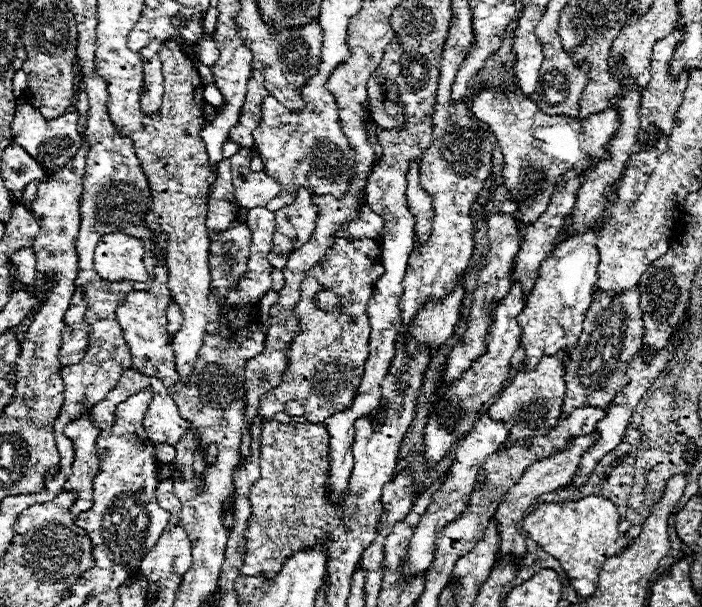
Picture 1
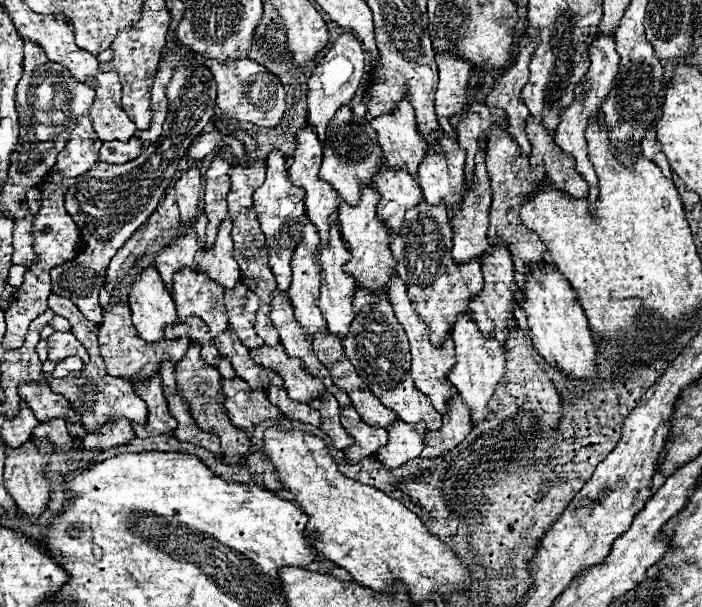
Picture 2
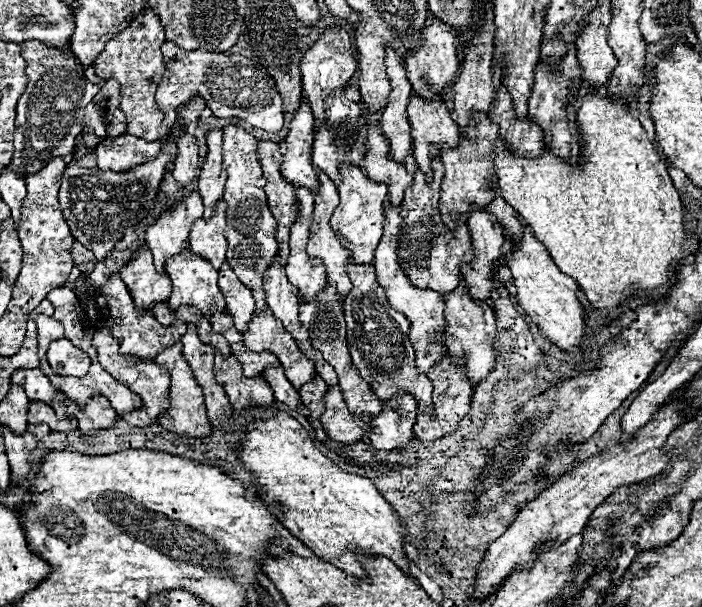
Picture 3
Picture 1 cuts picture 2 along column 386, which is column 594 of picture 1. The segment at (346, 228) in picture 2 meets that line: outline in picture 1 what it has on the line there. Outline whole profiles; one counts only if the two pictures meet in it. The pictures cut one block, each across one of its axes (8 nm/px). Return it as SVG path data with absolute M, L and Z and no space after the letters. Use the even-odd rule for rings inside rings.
M592 228L586 234L570 236L568 240L554 246L548 260L540 264L538 280L532 286L526 308L518 314L518 324L522 328L522 348L526 370L536 368L536 360L542 356L558 354L560 350L574 350L578 346L578 336L582 332L584 312L592 304L596 272L598 272L598 248L596 248L596 230Z

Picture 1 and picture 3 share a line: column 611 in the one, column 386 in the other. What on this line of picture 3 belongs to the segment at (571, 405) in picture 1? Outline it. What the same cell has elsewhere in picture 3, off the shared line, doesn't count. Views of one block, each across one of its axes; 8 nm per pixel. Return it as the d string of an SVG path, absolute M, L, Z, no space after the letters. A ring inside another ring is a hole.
M348 262L346 266L352 290L344 298L344 320L346 320L346 340L352 358L352 366L358 370L360 378L366 380L382 402L388 402L398 394L412 394L418 402L418 408L434 416L432 412L432 384L426 374L418 372L414 364L414 350L408 340L410 322L404 314L396 312L380 284L376 284L376 274L372 264L356 264Z

